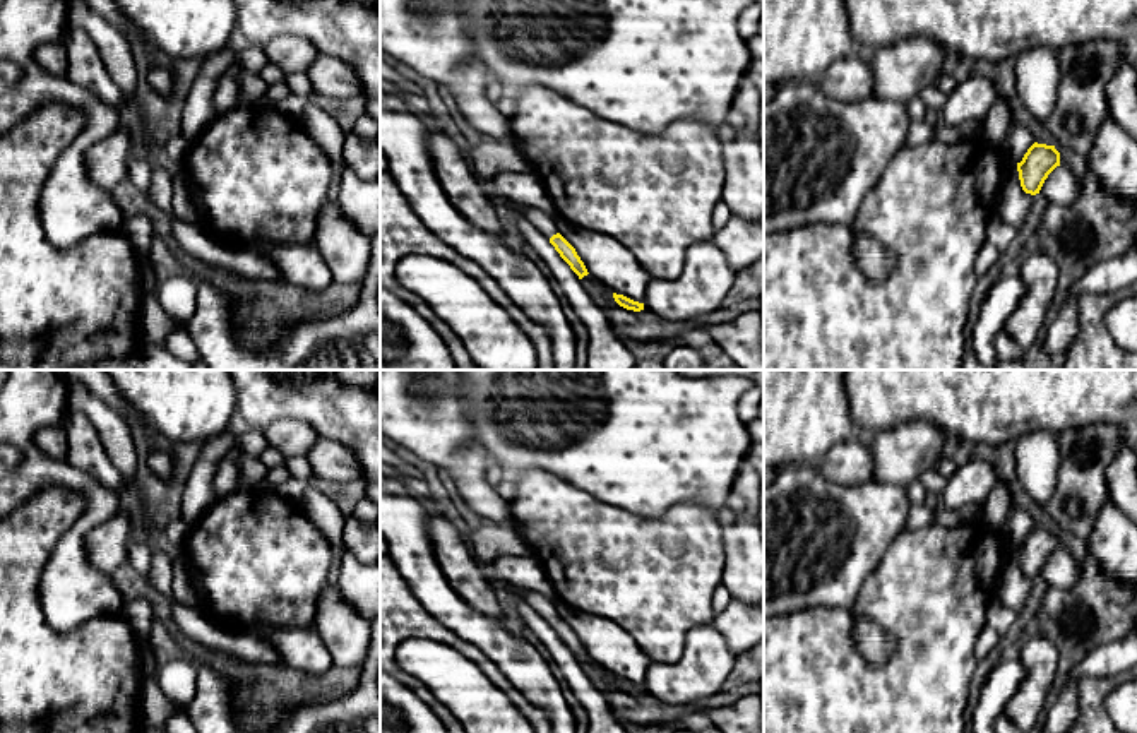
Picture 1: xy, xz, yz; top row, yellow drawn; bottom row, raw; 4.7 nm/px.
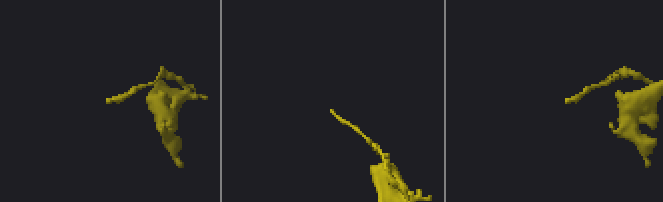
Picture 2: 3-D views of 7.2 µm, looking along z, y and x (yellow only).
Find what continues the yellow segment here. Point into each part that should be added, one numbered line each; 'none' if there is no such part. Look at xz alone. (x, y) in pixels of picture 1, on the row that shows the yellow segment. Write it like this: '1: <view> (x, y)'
1: xz (545, 223)

